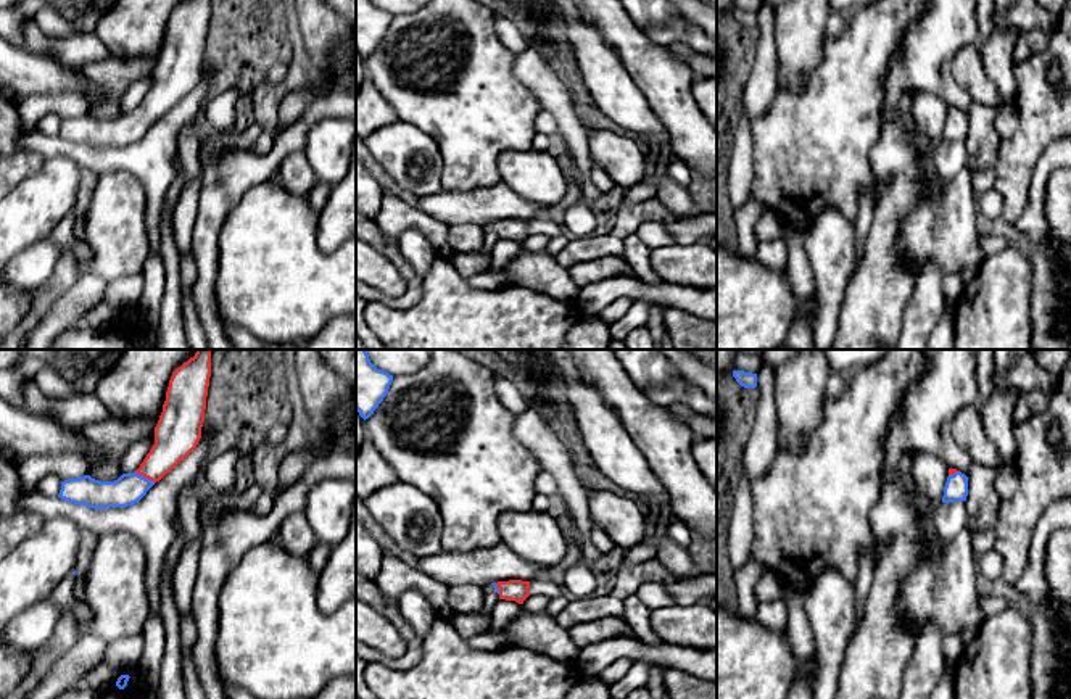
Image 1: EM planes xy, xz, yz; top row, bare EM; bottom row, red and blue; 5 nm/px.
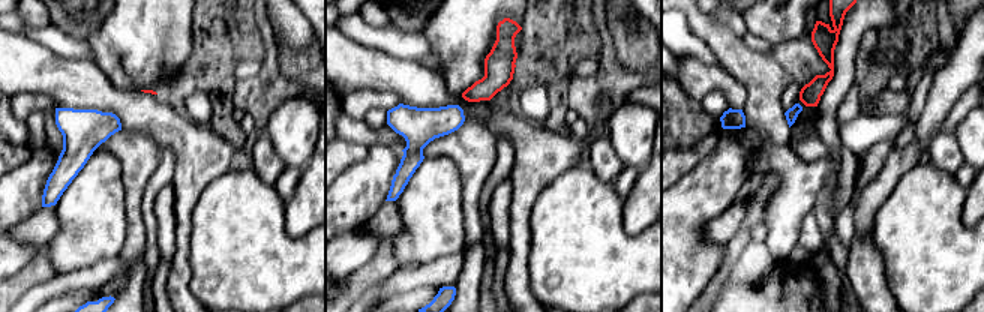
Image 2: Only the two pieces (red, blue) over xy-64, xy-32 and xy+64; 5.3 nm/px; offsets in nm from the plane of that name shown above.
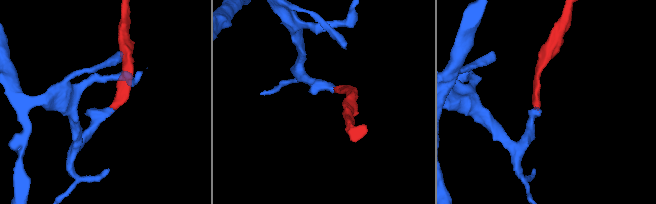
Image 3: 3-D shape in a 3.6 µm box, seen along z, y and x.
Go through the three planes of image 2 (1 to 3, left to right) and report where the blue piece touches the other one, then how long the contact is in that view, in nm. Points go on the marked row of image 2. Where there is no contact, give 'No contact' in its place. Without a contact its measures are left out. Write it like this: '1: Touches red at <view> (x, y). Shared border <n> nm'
1: No contact
2: No contact
3: No contact

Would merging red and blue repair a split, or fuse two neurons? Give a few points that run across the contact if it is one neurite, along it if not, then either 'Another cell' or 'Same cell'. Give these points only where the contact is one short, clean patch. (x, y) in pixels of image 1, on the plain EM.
Line: xy (174, 76), (169, 89), (145, 116), (129, 128). Same cell

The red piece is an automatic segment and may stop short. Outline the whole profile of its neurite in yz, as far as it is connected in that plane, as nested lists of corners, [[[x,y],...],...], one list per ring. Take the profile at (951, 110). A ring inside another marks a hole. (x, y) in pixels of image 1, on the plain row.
[[[949,108],[942,142],[966,140],[966,135],[968,116],[957,108]]]

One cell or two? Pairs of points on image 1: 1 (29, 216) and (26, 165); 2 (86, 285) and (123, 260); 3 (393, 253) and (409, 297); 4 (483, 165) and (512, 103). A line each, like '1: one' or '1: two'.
1: two
2: two
3: one
4: one

